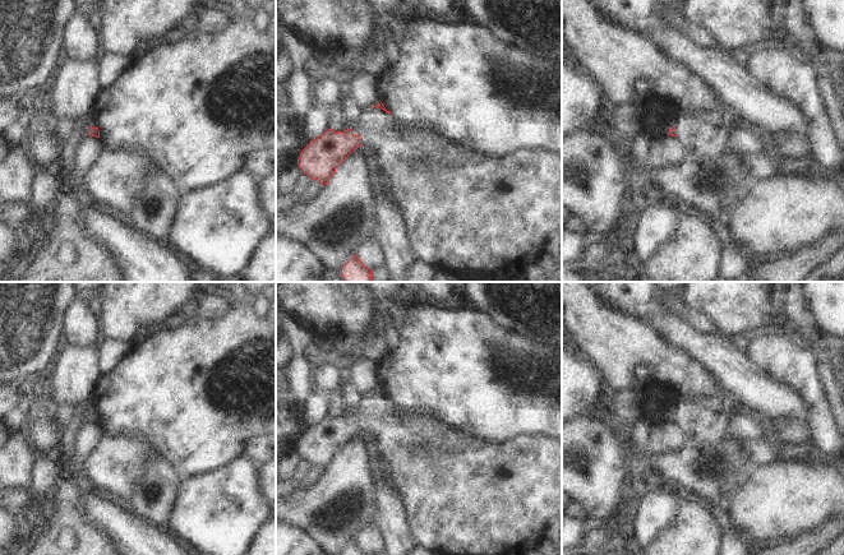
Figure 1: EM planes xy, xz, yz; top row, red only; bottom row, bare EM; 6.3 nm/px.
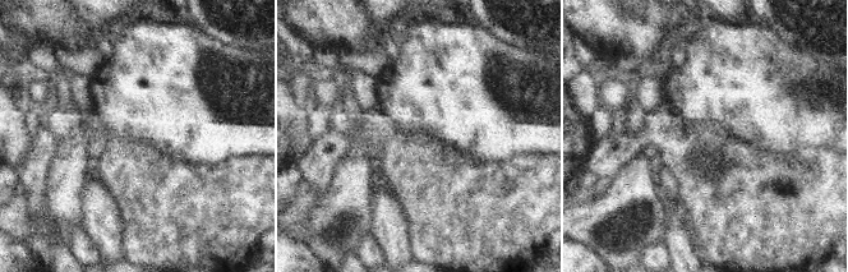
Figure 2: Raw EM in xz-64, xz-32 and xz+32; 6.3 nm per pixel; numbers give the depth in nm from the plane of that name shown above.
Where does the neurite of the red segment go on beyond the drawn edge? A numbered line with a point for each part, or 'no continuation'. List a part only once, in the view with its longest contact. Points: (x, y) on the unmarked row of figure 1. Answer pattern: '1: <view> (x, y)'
1: xz (465, 495)

